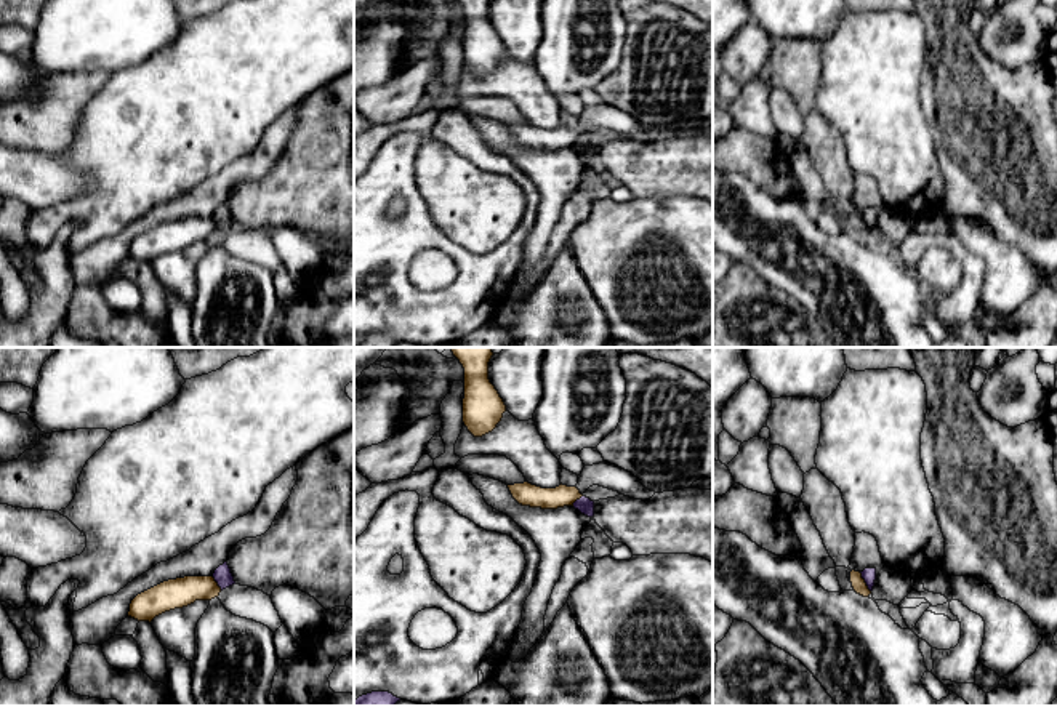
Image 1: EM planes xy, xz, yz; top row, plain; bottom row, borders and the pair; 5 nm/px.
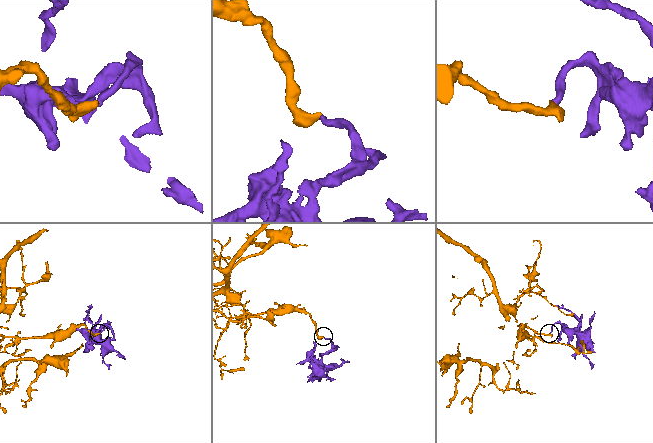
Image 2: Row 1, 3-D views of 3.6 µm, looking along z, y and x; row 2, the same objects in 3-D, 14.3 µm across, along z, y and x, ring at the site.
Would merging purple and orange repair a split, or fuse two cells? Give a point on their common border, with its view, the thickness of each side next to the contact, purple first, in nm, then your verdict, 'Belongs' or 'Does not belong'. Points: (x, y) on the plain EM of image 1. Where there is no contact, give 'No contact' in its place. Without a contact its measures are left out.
Touches purple at yz (865, 223). Thickness 70 nm (purple) against 70 nm. Does not belong

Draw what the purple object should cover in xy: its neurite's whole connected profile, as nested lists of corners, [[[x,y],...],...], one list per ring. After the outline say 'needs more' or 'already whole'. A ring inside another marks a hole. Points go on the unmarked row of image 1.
[[[224,203],[223,207],[219,207],[215,211],[213,219],[218,224],[218,227],[221,229],[221,232],[226,231],[226,229],[229,229],[229,227],[232,227],[232,226],[235,226],[227,203]]]; already whole

